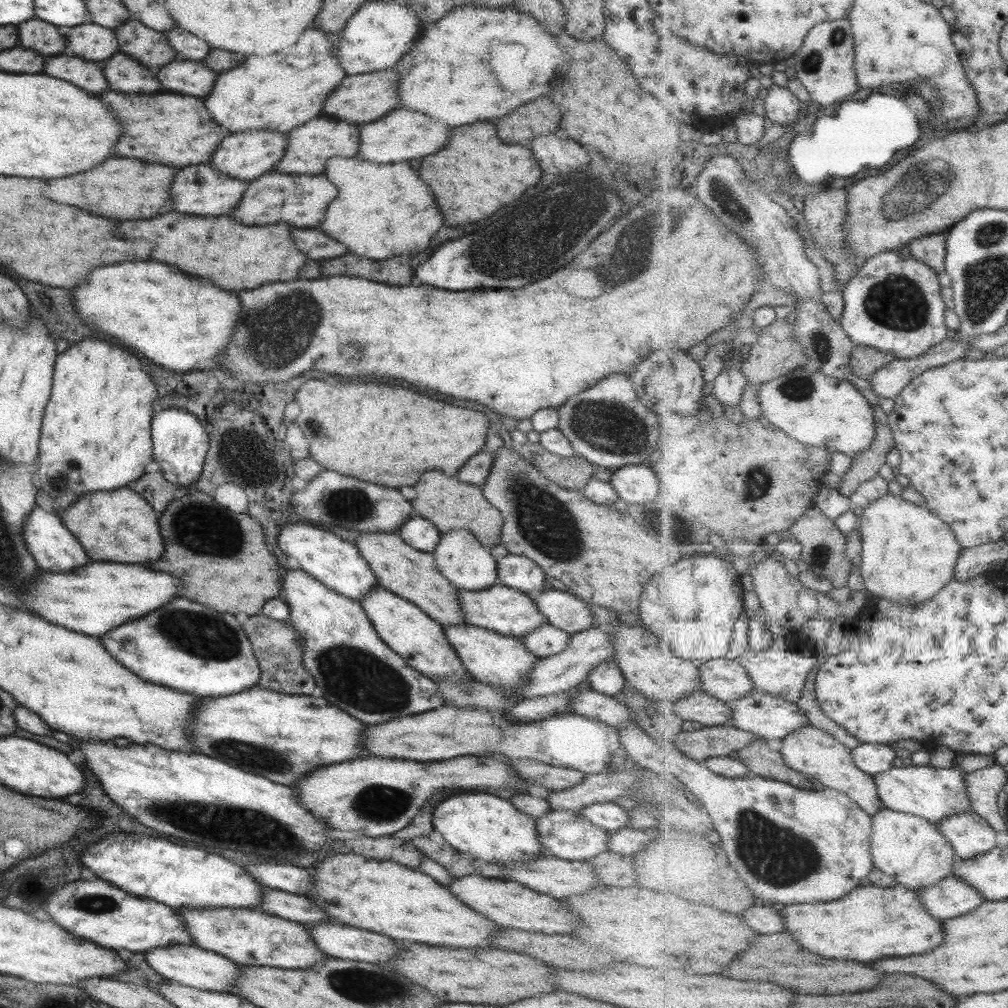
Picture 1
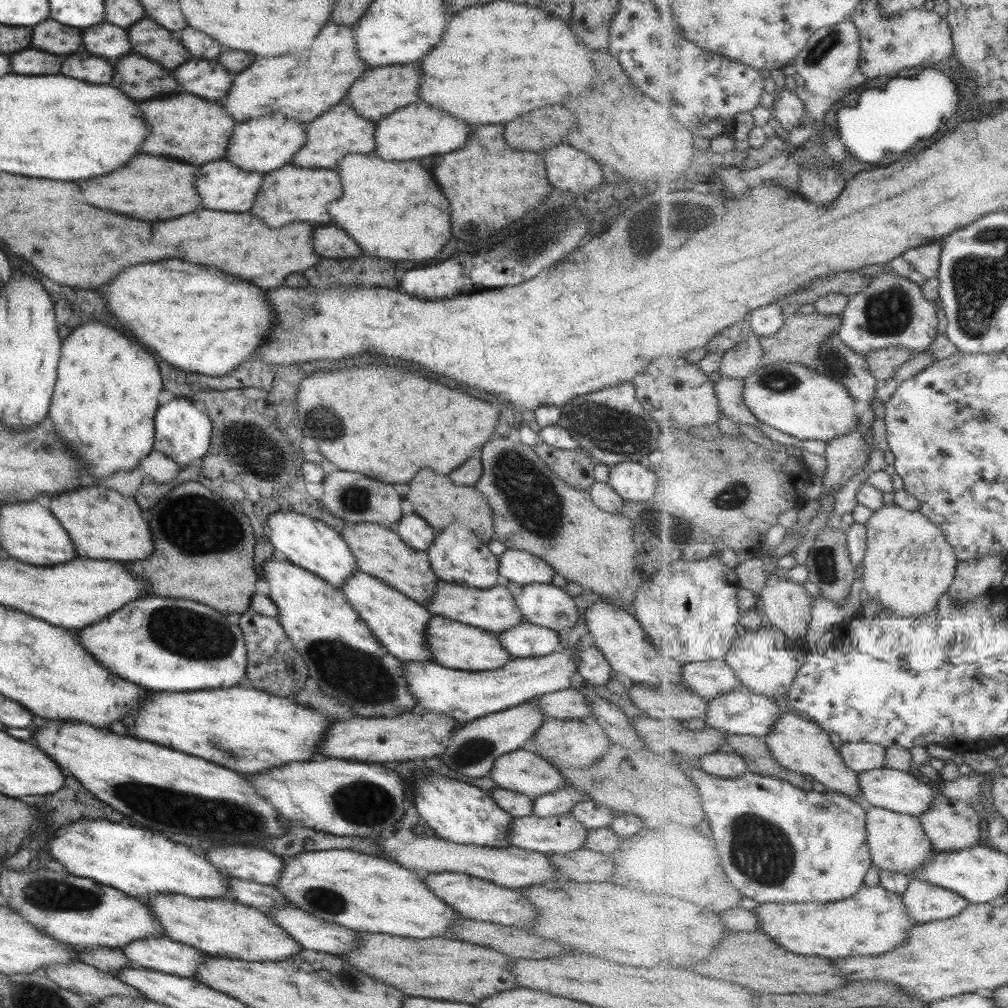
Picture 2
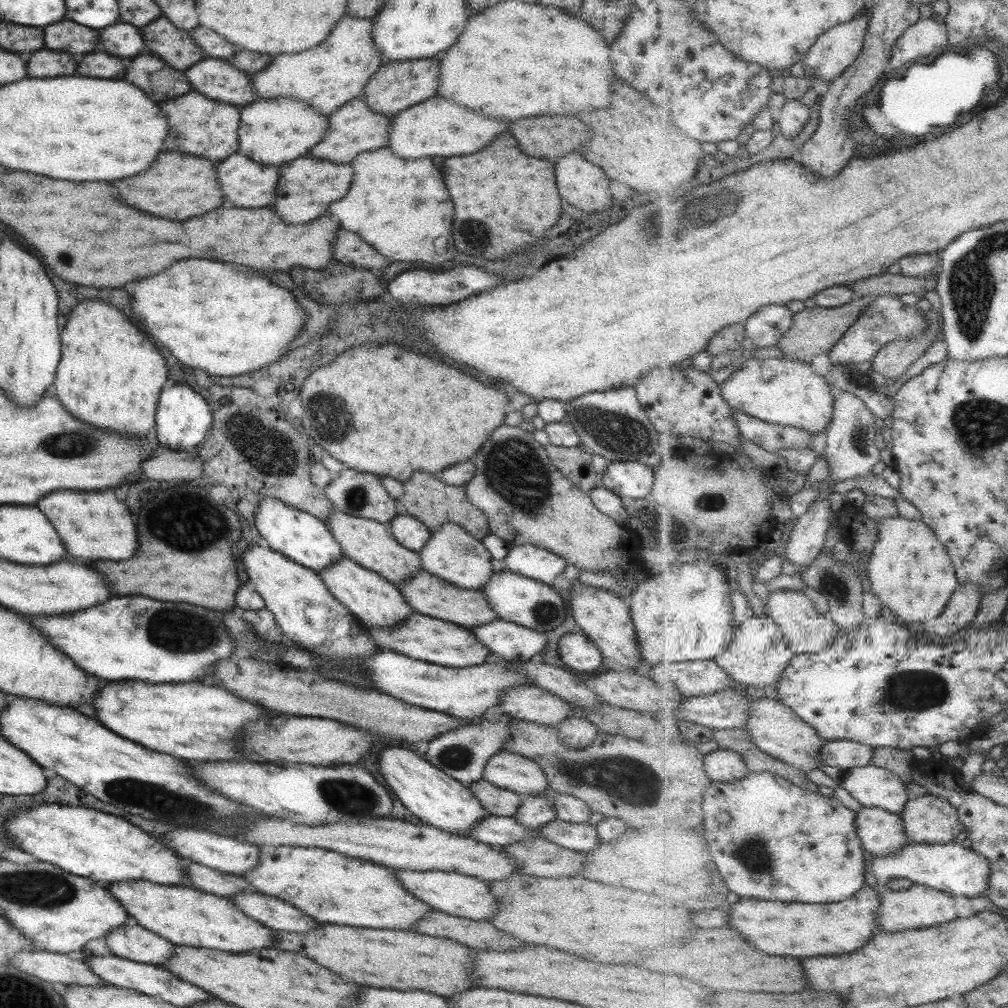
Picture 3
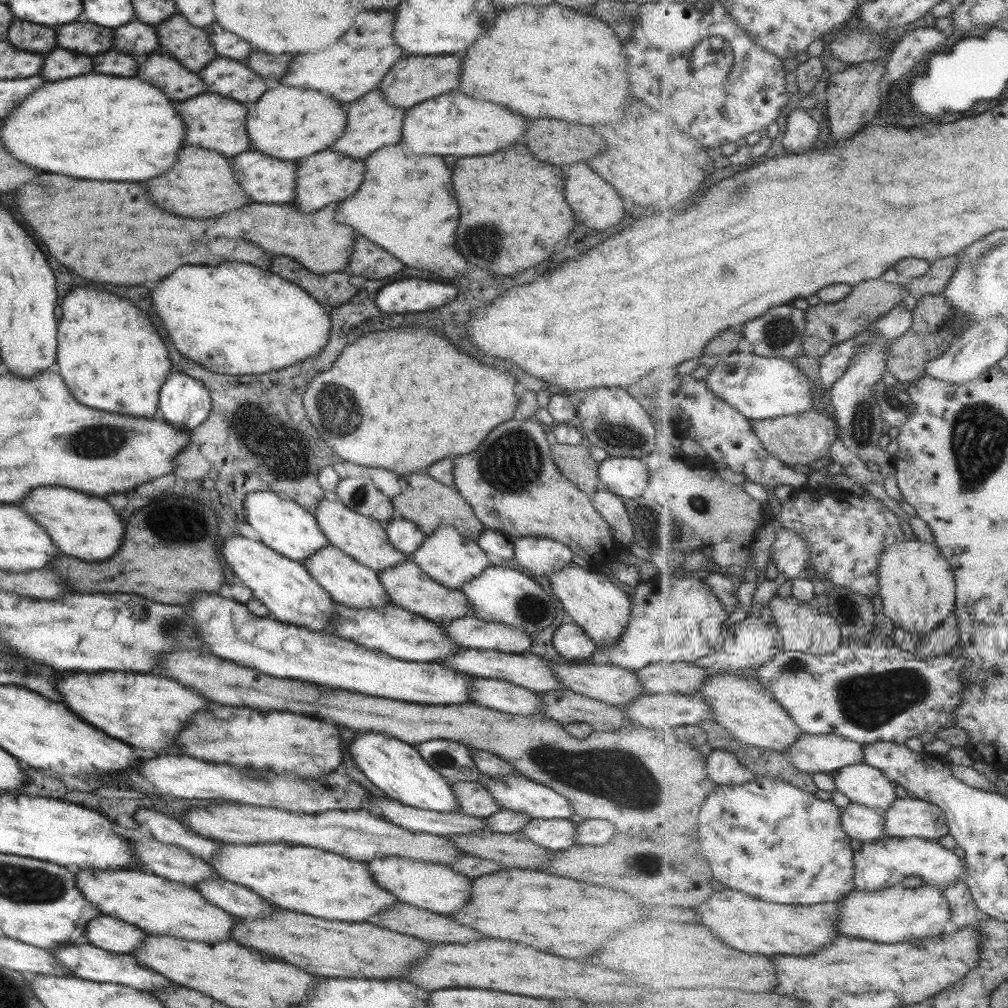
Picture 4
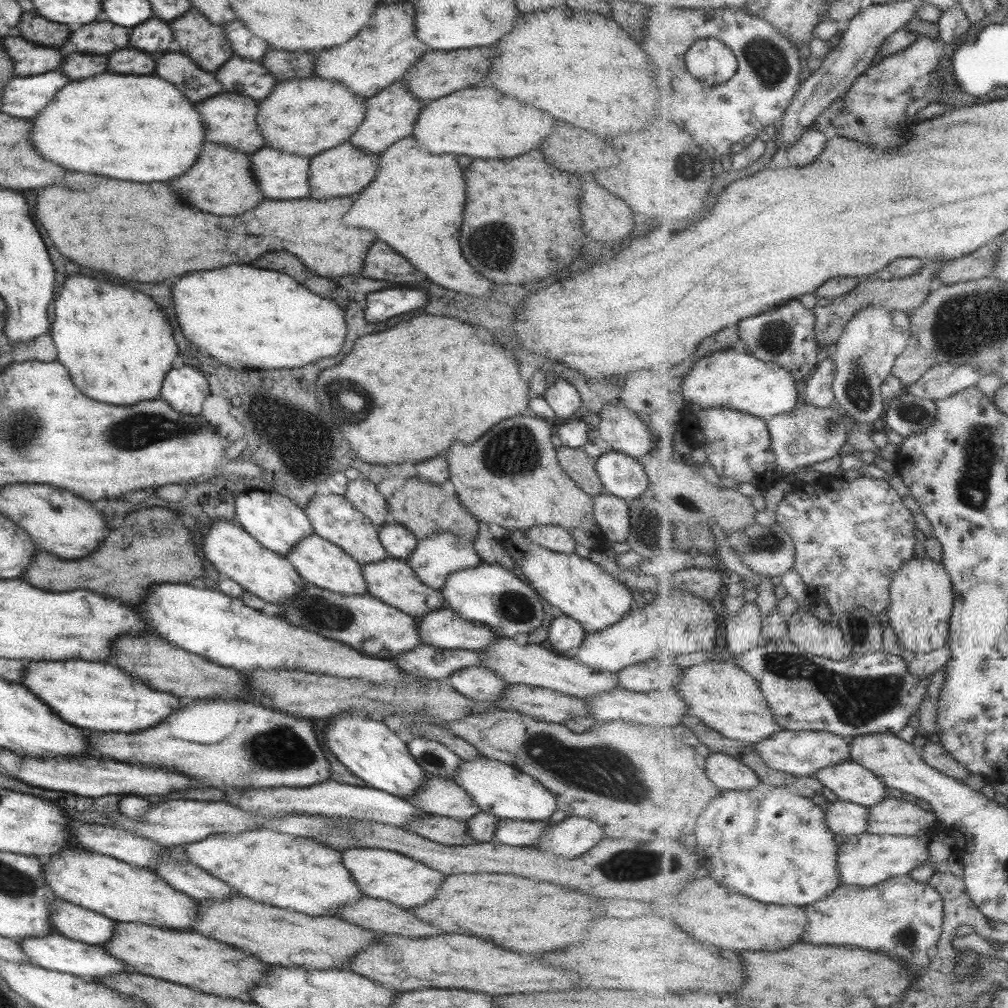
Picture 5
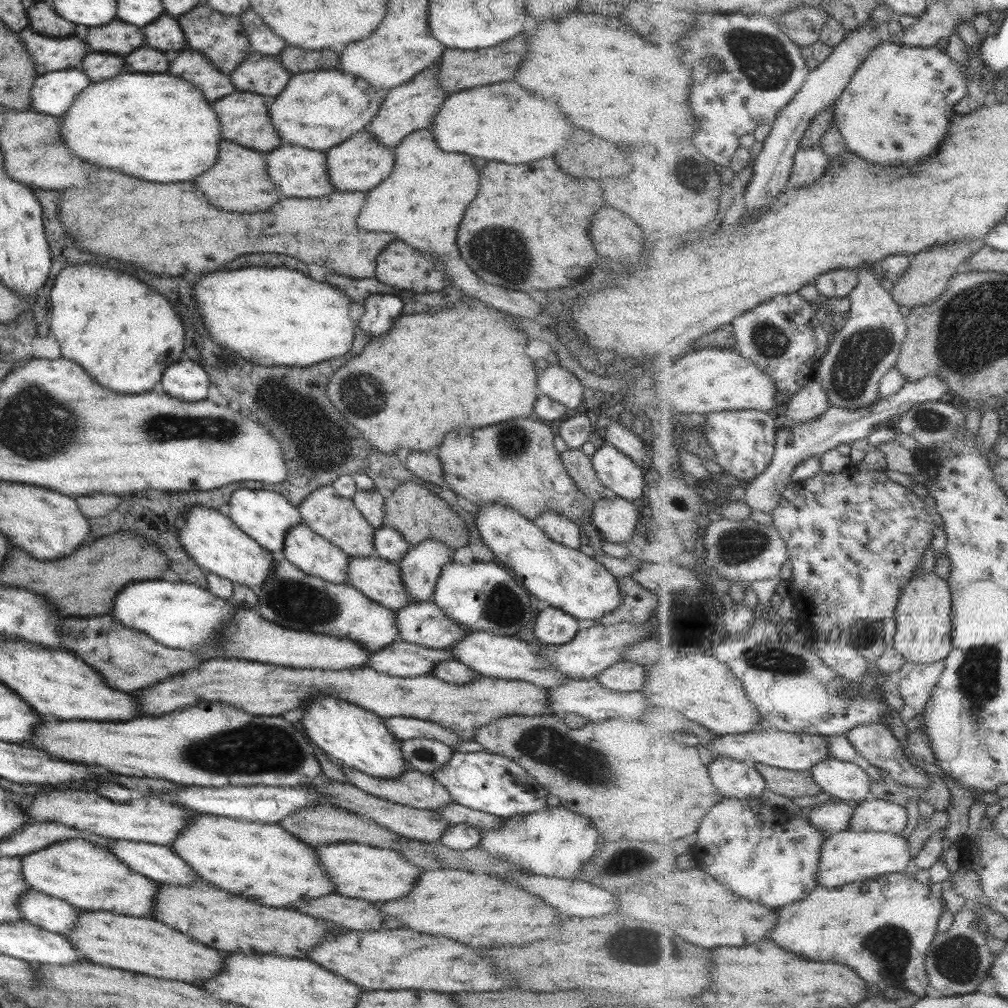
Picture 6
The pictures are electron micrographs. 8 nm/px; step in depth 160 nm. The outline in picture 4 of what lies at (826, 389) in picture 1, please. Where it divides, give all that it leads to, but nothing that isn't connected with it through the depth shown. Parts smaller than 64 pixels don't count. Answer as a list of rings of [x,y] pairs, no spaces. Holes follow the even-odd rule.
[[[745,348],[730,353],[721,359],[713,368],[710,368],[705,378],[710,389],[741,414],[751,420],[763,420],[782,416],[801,414],[815,408],[813,406],[813,386],[801,366],[785,358],[766,357],[750,352]]]

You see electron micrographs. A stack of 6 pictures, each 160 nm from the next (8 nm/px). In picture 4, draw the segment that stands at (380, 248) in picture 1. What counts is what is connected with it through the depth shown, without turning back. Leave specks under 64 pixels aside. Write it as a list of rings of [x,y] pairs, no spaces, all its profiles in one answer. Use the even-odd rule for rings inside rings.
[[[389,145],[374,150],[369,158],[362,160],[367,166],[365,180],[359,190],[339,204],[335,212],[335,222],[355,228],[357,234],[369,238],[385,252],[405,262],[405,266],[433,272],[439,278],[453,280],[465,275],[465,260],[455,246],[455,228],[459,218],[459,206],[453,198],[451,170],[445,166],[443,158],[437,156],[407,156],[401,145]]]

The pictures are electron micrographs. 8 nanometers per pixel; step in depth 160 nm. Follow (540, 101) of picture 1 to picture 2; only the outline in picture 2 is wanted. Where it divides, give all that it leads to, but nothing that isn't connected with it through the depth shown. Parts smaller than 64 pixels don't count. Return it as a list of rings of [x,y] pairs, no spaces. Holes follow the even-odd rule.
[[[561,106],[539,108],[515,118],[513,122],[507,122],[503,138],[515,150],[539,152],[557,146],[561,142],[563,130],[567,132],[567,124],[571,124],[571,120],[573,116]]]

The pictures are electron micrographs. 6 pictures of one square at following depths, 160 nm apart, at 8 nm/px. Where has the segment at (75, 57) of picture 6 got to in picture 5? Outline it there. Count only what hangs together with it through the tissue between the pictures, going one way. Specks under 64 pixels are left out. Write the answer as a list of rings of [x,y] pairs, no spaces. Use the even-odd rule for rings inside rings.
[[[7,36],[3,46],[15,64],[15,76],[33,76],[59,70],[69,48],[37,46],[19,36]]]

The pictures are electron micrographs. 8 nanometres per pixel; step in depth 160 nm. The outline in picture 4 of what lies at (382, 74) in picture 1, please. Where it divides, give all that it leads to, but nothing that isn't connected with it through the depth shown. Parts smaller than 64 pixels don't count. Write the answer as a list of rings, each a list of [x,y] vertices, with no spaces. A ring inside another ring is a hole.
[[[405,55],[387,71],[377,89],[383,92],[383,98],[389,106],[407,110],[427,98],[436,98],[439,94],[455,90],[459,86],[459,68],[461,62],[457,55]]]

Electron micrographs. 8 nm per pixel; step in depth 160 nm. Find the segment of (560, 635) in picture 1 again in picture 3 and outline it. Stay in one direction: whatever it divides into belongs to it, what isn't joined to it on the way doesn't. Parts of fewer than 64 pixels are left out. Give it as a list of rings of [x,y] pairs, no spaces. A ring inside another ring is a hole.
[[[501,619],[471,627],[469,631],[473,639],[485,646],[493,658],[503,661],[537,658],[547,644],[543,633]]]

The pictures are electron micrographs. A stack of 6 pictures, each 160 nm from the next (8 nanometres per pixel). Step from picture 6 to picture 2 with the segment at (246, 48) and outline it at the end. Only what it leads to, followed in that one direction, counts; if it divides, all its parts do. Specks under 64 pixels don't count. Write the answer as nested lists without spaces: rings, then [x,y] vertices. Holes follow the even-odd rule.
[[[147,16],[126,30],[131,54],[159,63],[170,72],[191,58],[176,32],[165,30]]]

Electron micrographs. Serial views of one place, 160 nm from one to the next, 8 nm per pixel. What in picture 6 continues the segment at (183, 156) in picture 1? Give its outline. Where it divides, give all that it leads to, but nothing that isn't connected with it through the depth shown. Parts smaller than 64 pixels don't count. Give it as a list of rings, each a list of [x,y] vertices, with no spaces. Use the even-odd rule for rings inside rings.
[[[234,91],[224,98],[211,102],[211,107],[215,111],[215,116],[217,116],[217,122],[219,122],[222,140],[237,143],[239,146],[247,147],[258,153],[270,152],[282,144],[283,141],[271,125],[271,118],[269,118],[267,106],[270,100],[269,97],[259,94],[249,92],[240,94],[238,91]]]

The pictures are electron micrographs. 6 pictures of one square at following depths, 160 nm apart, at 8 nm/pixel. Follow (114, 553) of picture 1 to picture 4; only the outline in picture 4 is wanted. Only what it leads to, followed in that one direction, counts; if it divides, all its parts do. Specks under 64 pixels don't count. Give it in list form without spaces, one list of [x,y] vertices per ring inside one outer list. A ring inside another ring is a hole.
[[[37,486],[27,491],[27,496],[17,502],[17,507],[47,532],[47,536],[53,540],[53,546],[61,554],[79,560],[91,562],[109,558],[117,550],[117,538],[123,534],[119,516],[109,508],[104,498],[81,494],[76,490],[59,486]]]

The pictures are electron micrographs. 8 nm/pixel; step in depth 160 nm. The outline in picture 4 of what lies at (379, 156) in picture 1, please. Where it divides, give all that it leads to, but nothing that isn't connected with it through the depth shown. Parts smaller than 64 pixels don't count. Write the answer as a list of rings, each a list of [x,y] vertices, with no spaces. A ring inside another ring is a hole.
[[[449,92],[405,110],[400,140],[401,144],[411,146],[415,154],[487,156],[515,144],[523,136],[527,122],[529,118],[505,106],[473,100],[461,92]]]

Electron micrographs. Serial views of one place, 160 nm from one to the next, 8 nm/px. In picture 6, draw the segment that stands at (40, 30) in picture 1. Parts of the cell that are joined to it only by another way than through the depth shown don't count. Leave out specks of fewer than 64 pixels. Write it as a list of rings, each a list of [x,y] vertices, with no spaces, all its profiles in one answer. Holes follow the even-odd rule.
[[[117,18],[103,26],[88,27],[88,30],[83,41],[89,44],[91,52],[124,56],[144,45],[142,29]]]

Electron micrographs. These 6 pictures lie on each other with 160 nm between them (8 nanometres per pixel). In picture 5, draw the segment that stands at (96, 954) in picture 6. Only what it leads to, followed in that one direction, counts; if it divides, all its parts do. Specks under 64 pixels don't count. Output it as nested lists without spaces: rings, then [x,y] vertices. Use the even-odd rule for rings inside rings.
[[[114,921],[112,935],[100,947],[135,973],[181,986],[189,987],[193,984],[193,989],[197,988],[205,994],[215,994],[219,998],[247,1000],[245,990],[249,990],[253,982],[261,978],[265,968],[270,968],[224,942],[207,938],[189,929],[171,930],[137,921]]]

